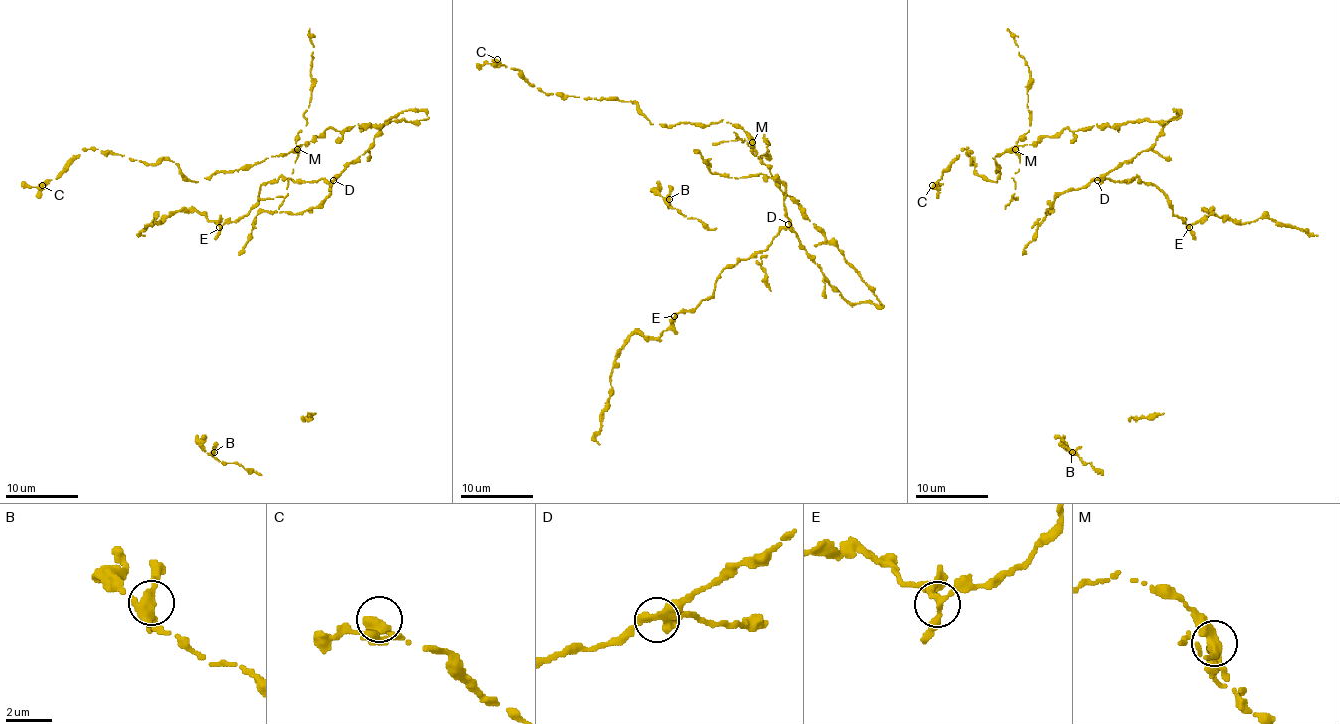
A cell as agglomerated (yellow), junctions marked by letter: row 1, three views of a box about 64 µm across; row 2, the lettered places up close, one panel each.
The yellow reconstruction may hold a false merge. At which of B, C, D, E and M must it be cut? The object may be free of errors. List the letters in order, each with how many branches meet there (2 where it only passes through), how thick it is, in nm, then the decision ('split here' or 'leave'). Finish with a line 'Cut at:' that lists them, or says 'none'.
B: 3 branches meet; 360 nm thick; leave
C: 4 branches meet; 360 nm thick; leave
D: 3 branches meet; 300 nm thick; leave
E: 3 branches meet; 260 nm thick; leave
M: 4 branches meet; 380 nm thick; split here
Cut at: M

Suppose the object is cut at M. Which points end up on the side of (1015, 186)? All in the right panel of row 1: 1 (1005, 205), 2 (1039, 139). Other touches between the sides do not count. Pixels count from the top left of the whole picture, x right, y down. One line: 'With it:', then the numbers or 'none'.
With it: 1

